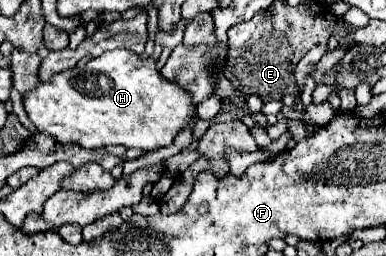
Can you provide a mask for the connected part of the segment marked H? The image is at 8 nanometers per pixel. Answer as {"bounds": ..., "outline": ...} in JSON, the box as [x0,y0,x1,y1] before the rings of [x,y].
{"bounds":[23,49,195,151],"outline":[[[123,49],[107,51],[85,63],[79,71],[79,81],[75,67],[39,83],[23,97],[23,107],[37,131],[55,137],[63,145],[77,143],[85,149],[123,145],[153,151],[169,147],[195,115],[191,95],[175,87],[175,83],[167,83],[151,57],[139,59]]]}

